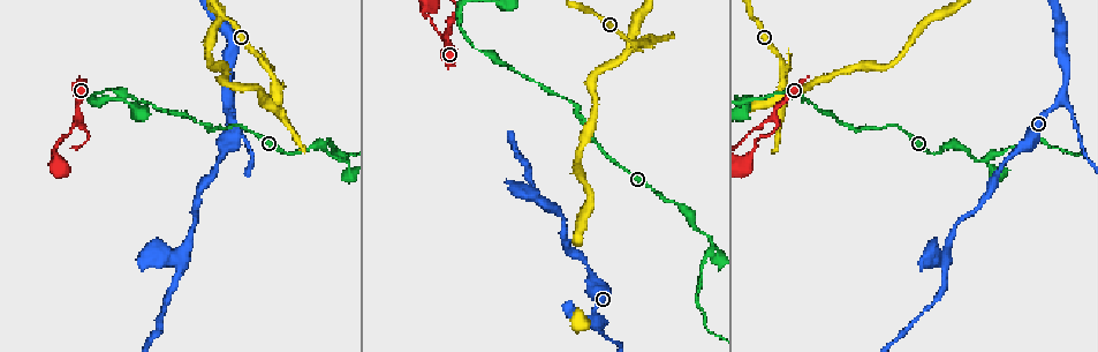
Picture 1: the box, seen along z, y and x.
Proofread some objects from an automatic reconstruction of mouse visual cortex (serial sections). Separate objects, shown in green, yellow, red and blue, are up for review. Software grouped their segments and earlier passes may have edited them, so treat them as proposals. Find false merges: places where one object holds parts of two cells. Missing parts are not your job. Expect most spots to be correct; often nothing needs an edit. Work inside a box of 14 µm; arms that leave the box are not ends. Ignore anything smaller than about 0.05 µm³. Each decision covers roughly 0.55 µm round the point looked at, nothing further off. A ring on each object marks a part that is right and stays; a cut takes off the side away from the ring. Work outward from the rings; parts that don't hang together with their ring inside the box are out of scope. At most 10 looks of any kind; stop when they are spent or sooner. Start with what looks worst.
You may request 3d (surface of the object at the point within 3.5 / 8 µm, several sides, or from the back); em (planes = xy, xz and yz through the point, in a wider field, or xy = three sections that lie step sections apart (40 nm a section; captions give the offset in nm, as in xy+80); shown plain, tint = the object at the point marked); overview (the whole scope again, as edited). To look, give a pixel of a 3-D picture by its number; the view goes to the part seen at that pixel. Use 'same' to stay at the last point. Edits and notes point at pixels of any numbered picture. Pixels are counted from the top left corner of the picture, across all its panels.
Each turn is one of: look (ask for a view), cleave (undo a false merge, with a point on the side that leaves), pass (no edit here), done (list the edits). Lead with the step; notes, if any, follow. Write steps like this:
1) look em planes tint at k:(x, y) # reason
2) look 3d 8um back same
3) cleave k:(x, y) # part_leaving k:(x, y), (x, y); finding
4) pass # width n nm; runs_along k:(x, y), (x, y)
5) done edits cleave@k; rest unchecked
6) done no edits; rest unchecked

look 3d 3.5um at 1:(447, 33) # branch point

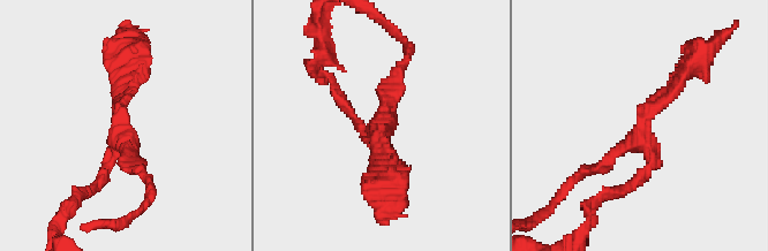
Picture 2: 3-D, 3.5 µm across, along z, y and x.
look em xy step 3 tint at 2:(377, 128) # shape alone is not enough

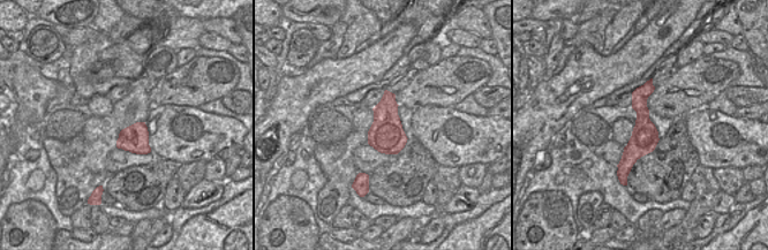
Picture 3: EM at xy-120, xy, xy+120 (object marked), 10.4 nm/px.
pass # continuous, no second cell

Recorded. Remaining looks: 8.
look em planes tint at 1:(262, 93) # looks like a crossing

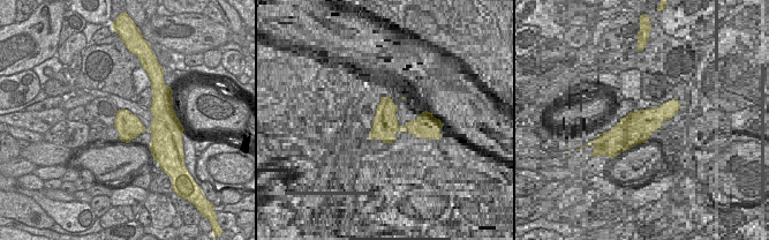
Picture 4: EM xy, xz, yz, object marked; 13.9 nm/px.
look 3d 3.5um same # see where the arms go

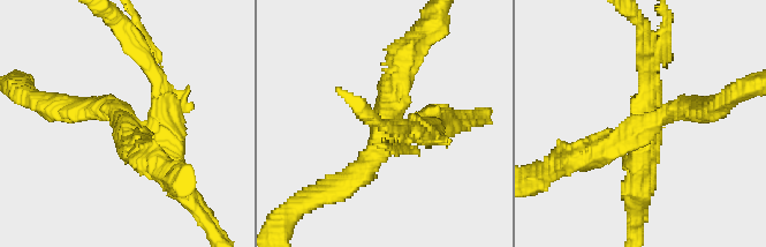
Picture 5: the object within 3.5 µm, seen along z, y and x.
cleave 5:(617, 133) # arm_widths 200, 300, 350, 350 nm; part_leaving 5:(649, 128), (675, 107), (714, 107); a second cell is stuck on

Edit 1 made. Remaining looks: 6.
look overview

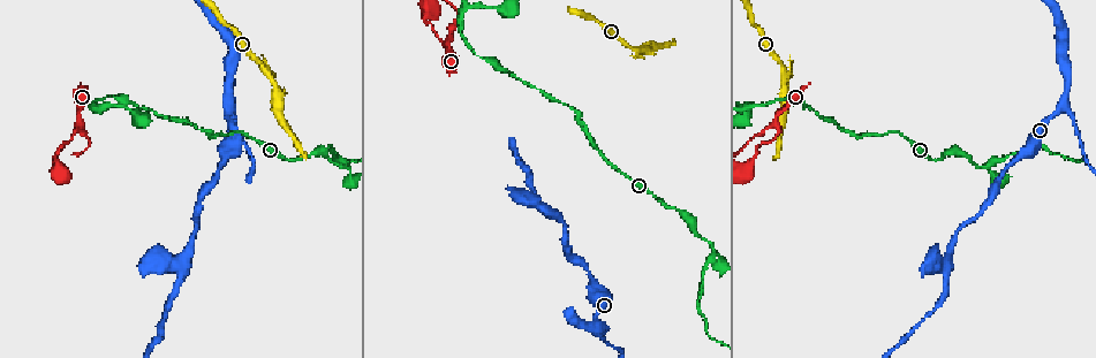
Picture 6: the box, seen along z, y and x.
look 3d 3.5um at 6:(227, 107) # three arms meet

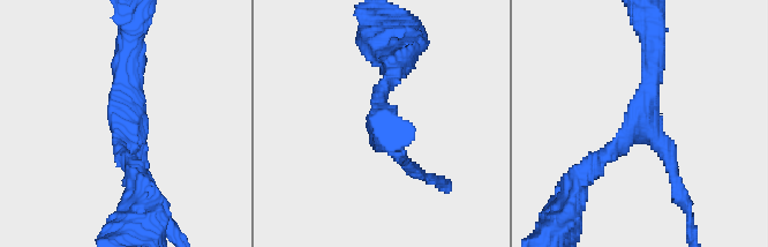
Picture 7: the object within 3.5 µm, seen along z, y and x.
look em xy step 3 tint at 7:(126, 120) # arms 3; arm_widths 200, 200, 300 nm; shape alone is not enough

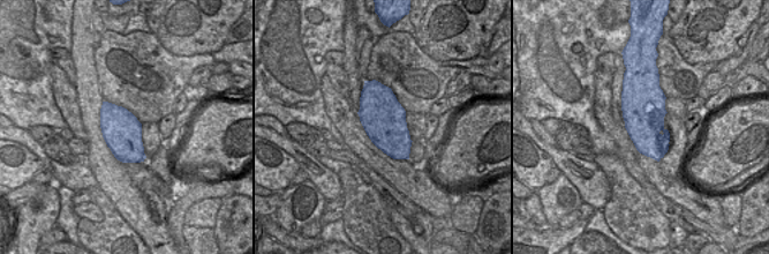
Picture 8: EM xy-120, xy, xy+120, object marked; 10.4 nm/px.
pass # all the same cell

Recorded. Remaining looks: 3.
look em planes tint at 6:(182, 268) # sharp bend

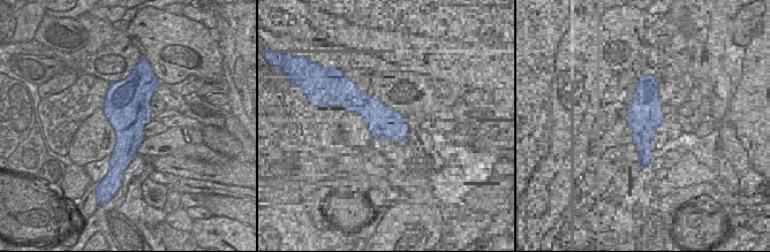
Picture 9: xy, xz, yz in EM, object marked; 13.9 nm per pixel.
look 3d 3.5um same # see where the arms go

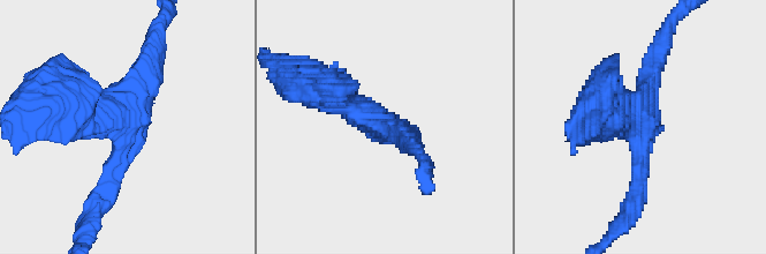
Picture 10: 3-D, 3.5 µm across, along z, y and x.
pass # all the same cell

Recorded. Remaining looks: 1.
done edits cleave@5; rest unchecked

